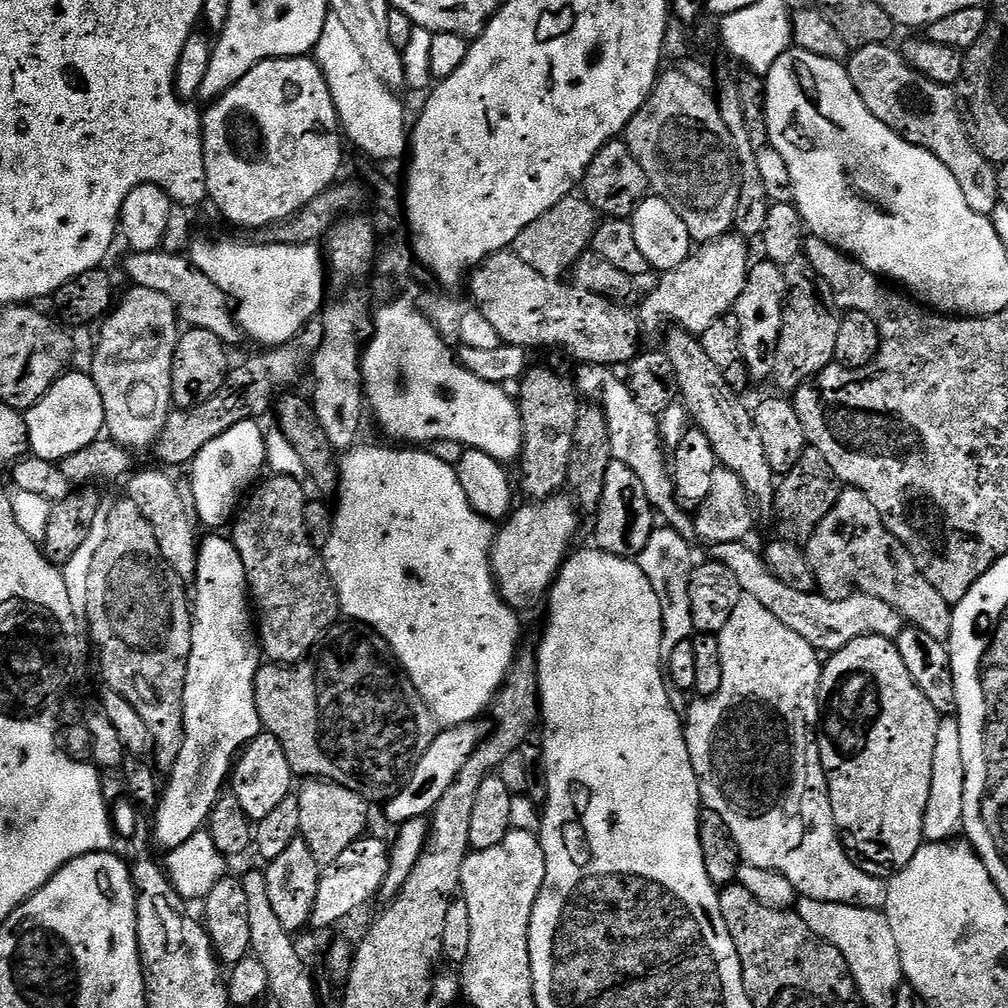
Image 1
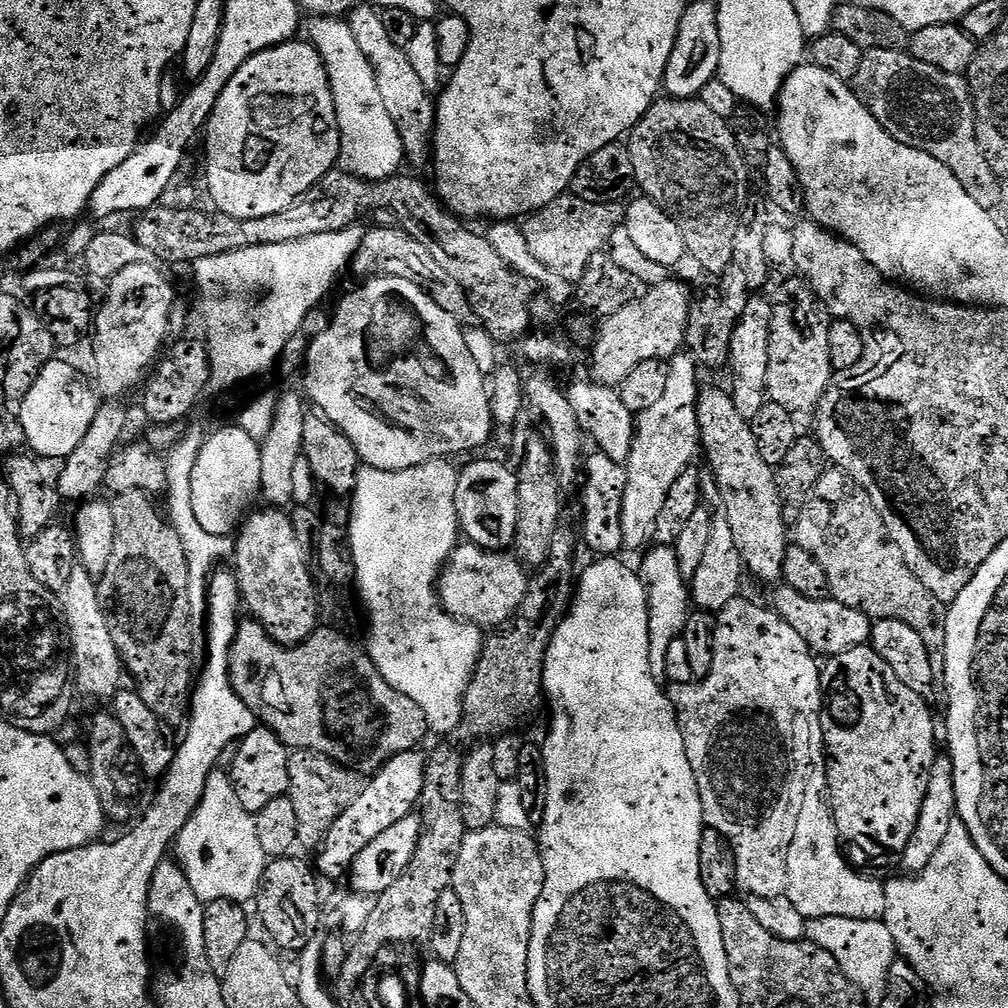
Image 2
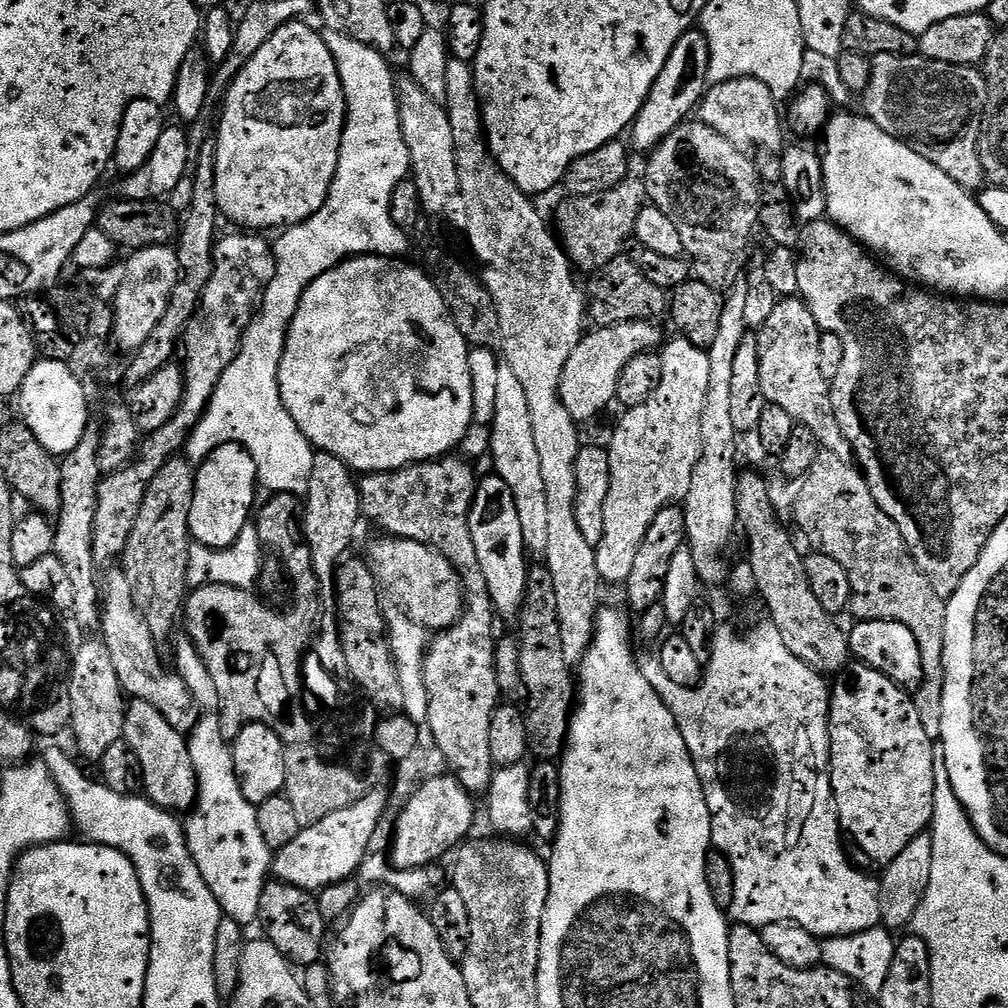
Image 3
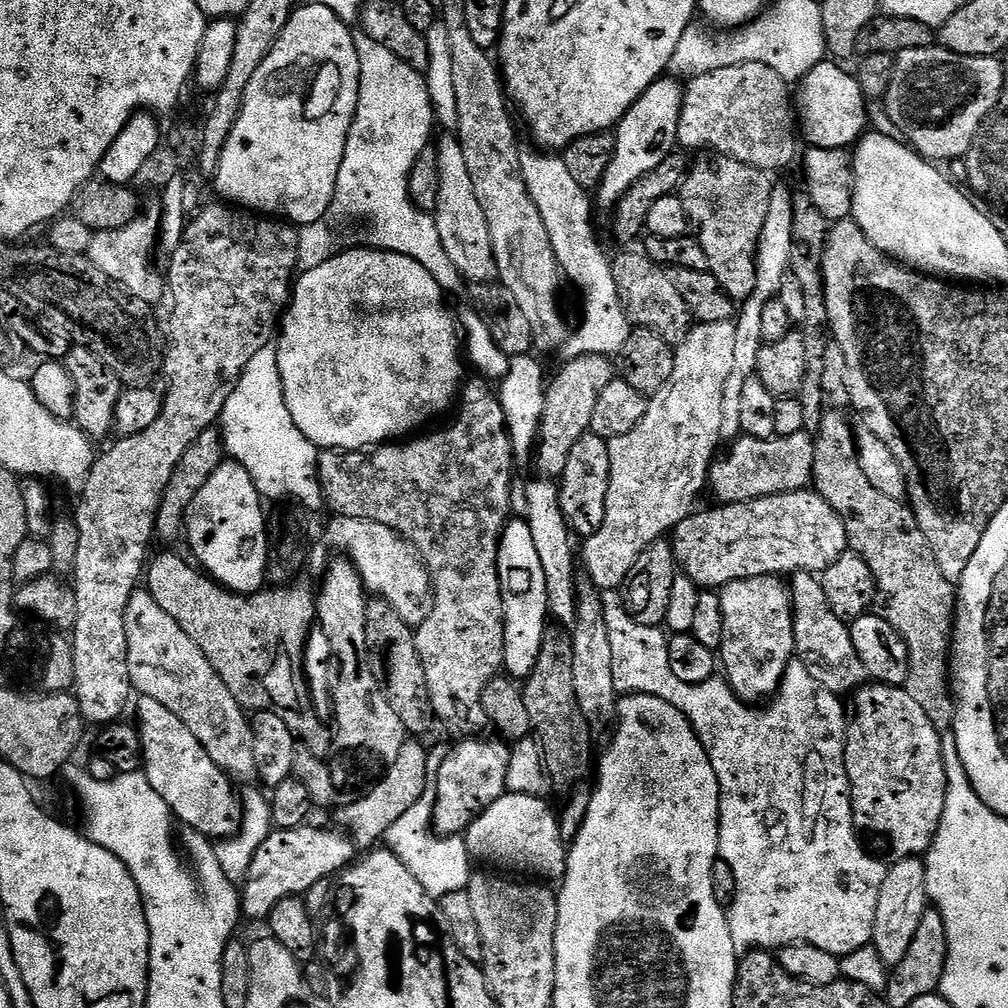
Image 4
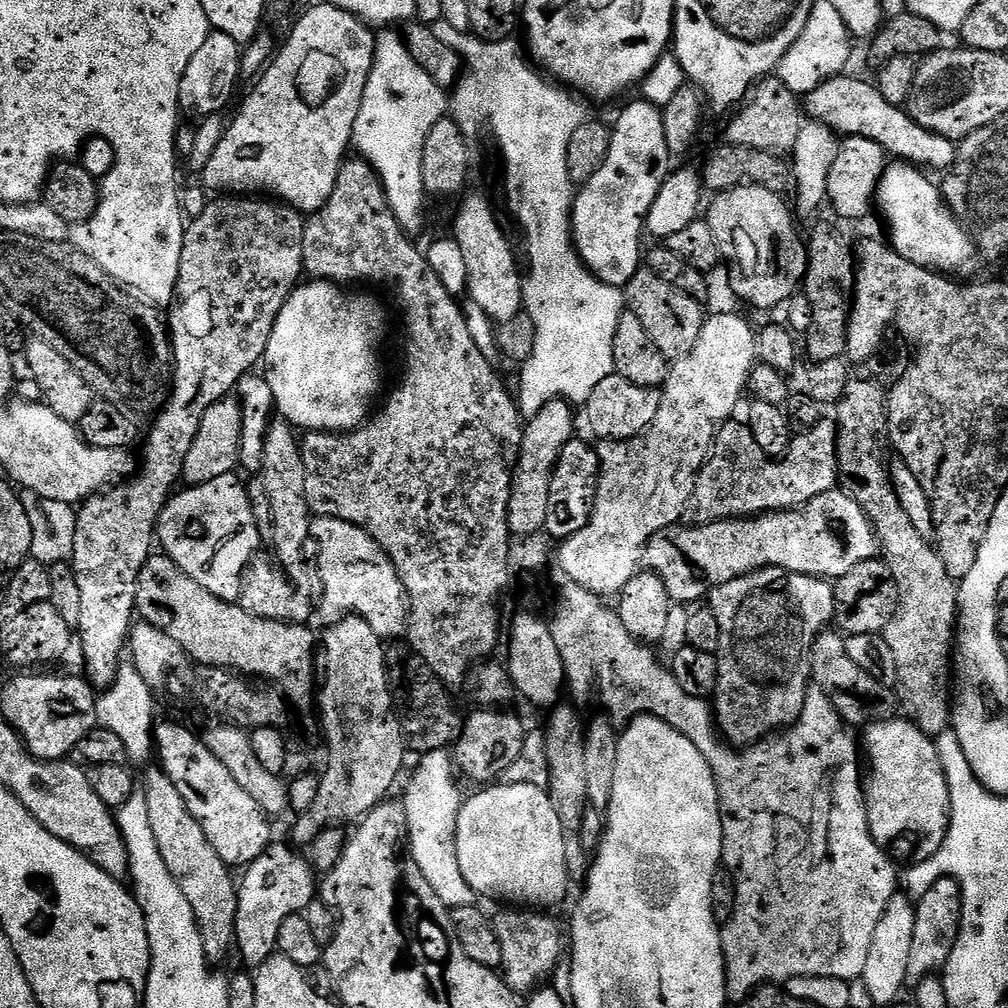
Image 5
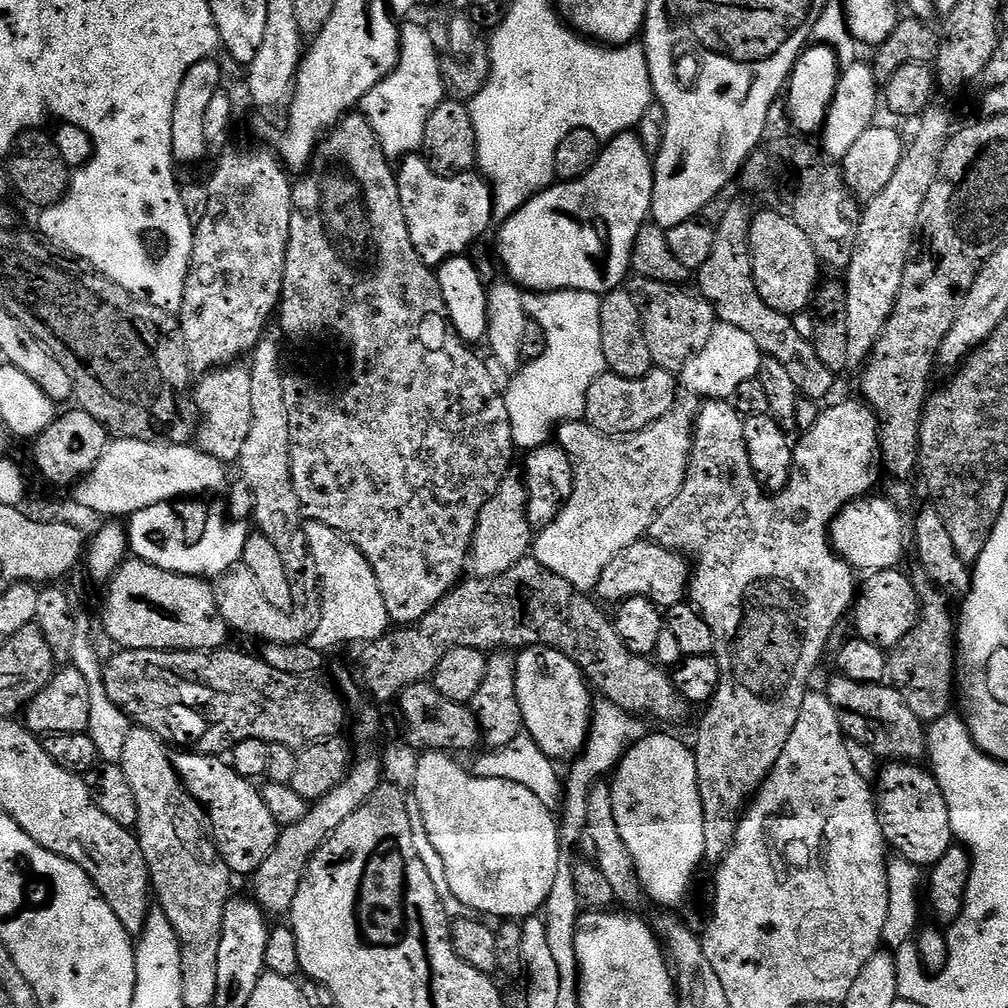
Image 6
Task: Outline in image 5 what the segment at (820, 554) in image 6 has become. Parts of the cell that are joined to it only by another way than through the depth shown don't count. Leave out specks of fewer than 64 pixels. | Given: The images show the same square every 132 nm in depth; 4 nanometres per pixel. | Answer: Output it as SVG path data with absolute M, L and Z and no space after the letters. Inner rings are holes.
M821 418L811 427L793 435L783 456L769 458L754 442L754 434L747 423L725 422L715 435L714 460L716 472L711 466L701 471L696 481L696 491L692 497L690 516L698 524L712 524L715 520L738 520L756 518L761 513L784 512L803 508L816 495L835 489L838 484L838 458L836 457L836 422L832 418ZM761 568L759 572L751 572L749 576L734 578L718 586L710 593L711 600L710 609L720 632L714 653L714 724L729 745L742 749L769 739L800 719L810 687L812 647L821 632L833 623L836 614L835 590L827 579L803 576L780 568Z

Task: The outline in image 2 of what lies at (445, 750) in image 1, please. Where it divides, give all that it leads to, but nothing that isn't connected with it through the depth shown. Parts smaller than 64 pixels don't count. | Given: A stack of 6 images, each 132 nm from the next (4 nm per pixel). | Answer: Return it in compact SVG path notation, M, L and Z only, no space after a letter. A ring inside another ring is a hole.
M413 750L398 754L365 783L362 794L358 794L358 798L354 798L351 806L337 818L318 849L320 857L314 860L314 864L321 877L340 876L343 872L345 875L346 870L351 869L354 858L358 858L358 854L362 854L362 850L366 850L366 846L378 838L378 834L390 830L394 822L402 822L402 818L417 811L429 763L422 753Z

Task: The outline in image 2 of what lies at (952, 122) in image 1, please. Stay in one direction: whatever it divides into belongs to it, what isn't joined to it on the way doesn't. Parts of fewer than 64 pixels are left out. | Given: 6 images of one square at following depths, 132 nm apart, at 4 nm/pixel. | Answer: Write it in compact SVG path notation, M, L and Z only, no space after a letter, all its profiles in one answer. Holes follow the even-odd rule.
M870 50L864 53L862 66L858 66L854 91L898 143L938 158L978 206L996 210L1002 180L990 170L990 162L986 162L980 149L972 91L964 76L926 66L926 62L918 62L907 51Z

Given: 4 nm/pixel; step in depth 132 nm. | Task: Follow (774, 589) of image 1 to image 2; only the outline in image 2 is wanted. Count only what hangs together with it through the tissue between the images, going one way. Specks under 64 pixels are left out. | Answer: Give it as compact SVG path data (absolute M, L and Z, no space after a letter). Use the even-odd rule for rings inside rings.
M787 586L777 587L775 591L777 592L773 594L770 601L771 607L786 622L790 622L790 626L794 626L798 634L802 634L802 638L813 653L831 658L846 650L865 647L871 641L874 621L862 610L851 608L831 598L827 600L806 598L798 594L798 590Z

